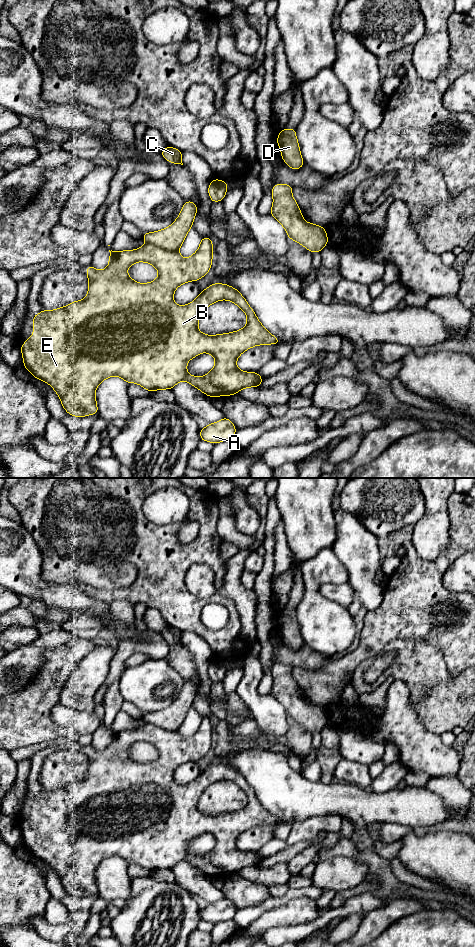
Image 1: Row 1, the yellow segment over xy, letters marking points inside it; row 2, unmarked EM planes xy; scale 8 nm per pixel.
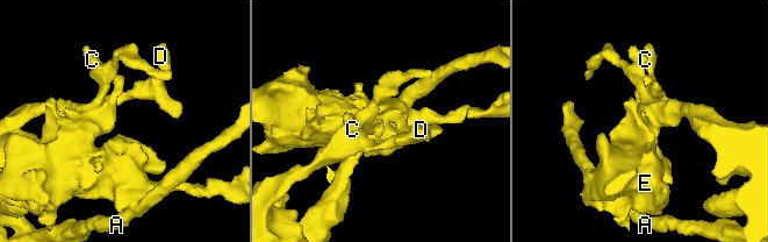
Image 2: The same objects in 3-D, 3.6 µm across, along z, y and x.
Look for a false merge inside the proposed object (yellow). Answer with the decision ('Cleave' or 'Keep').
Cleave

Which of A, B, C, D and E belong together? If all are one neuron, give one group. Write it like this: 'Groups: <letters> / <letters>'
Groups: A C D / B E

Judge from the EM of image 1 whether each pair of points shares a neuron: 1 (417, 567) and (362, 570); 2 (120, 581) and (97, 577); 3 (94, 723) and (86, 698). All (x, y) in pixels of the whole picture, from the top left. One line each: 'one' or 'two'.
1: two
2: one
3: two

